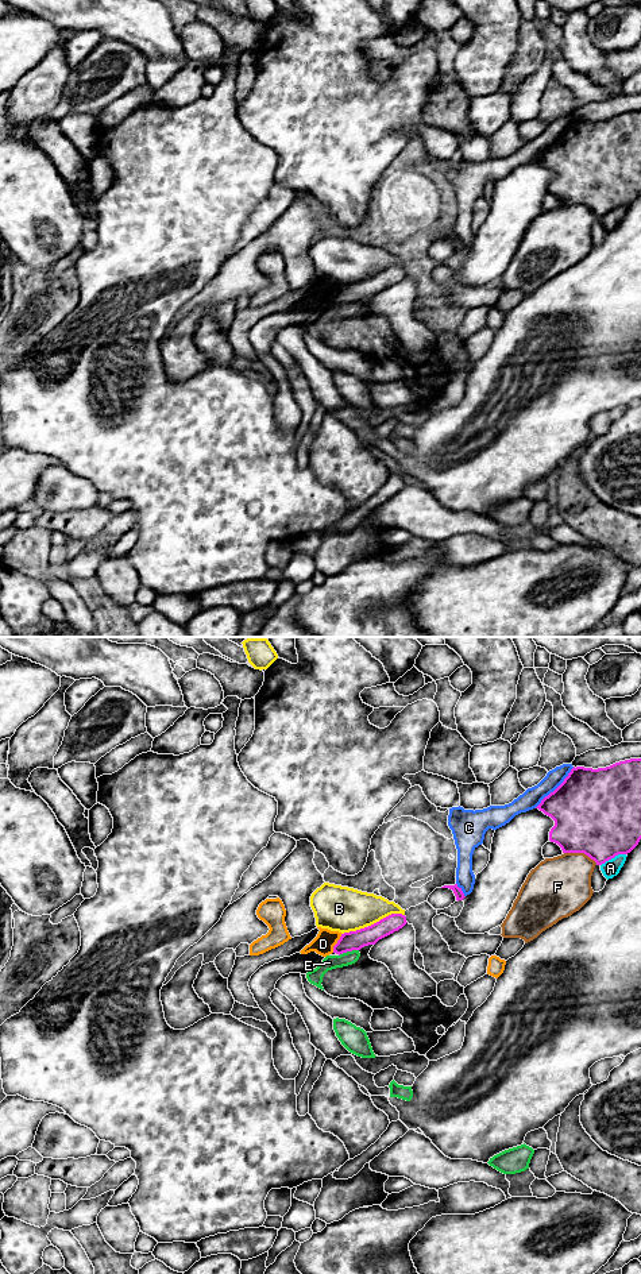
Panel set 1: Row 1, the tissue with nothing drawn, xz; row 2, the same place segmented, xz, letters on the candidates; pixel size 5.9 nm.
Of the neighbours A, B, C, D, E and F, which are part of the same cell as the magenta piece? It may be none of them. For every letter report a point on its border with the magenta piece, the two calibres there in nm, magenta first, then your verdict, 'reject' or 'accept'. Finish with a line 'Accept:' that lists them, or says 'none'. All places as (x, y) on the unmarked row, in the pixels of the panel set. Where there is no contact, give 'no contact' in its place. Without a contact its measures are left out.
A: xz (613, 209) | 460/100 nm | reject
B: xz (386, 269) | 110/260 nm | reject
C: xz (556, 141) | 480/110 nm | reject
D: xz (336, 296) | 110/120 nm | reject
E: xz (348, 302) | 110/90 nm | reject
F: xz (580, 204) | 500/360 nm | reject
Accept: none

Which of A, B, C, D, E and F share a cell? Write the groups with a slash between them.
A / B / C / D / E / F

